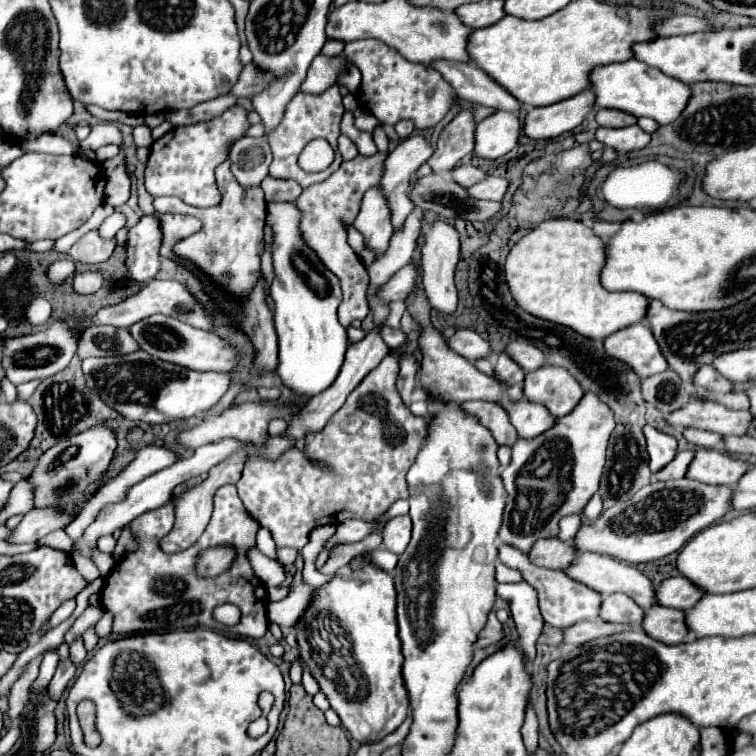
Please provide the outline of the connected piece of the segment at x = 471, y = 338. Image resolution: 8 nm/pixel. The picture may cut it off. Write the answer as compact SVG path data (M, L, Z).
M458 329L450 339L448 339L448 345L452 351L460 353L462 357L470 359L470 361L476 361L480 357L490 357L490 345L474 331L470 329Z

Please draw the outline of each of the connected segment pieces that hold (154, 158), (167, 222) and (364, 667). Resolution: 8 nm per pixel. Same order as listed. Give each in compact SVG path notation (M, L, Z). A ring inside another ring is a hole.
M230 107L224 115L206 123L172 129L150 147L146 163L146 191L152 197L174 195L192 207L218 205L220 193L216 189L214 169L226 159L226 143L240 139L246 129L246 111L240 107Z
M154 213L154 217L158 217L158 223L162 225L162 249L160 249L160 257L174 257L172 245L200 229L200 221L196 217L190 217L190 215Z
M368 551L360 553L362 567L354 569L352 563L338 569L336 575L316 589L310 609L302 615L296 627L296 639L300 647L300 659L318 681L320 691L328 697L330 707L338 713L342 725L360 743L378 743L392 733L408 715L410 699L406 697L406 685L402 685L402 641L398 637L396 621L396 589L394 579L384 569L368 561Z

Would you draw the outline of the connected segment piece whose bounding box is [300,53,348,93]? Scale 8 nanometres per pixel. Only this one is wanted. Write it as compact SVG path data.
M318 55L308 71L308 79L302 83L300 91L306 93L322 93L326 91L330 85L334 85L338 79L336 75L348 65L348 61L340 55L340 57L326 57L326 55Z

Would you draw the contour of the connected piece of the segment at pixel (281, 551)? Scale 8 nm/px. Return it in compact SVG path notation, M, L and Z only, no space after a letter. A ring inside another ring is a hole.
M278 547L276 549L276 559L280 565L292 565L296 561L298 551L296 549L288 549L288 547Z

